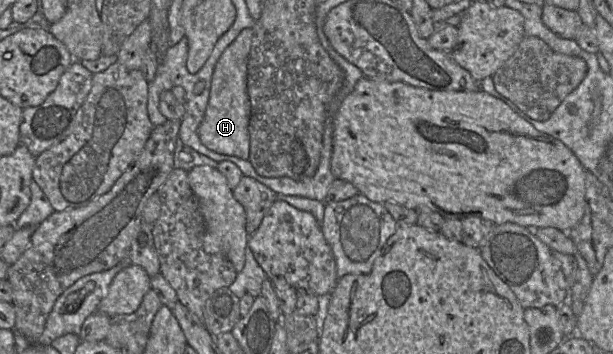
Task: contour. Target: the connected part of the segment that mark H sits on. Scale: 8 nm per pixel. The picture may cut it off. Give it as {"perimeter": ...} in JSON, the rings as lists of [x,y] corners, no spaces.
{"perimeter":[[[244,29],[217,61],[205,115],[197,130],[201,143],[207,149],[243,160],[248,160],[250,152],[248,125],[251,107],[247,93],[247,63],[252,36],[253,29]]]}

